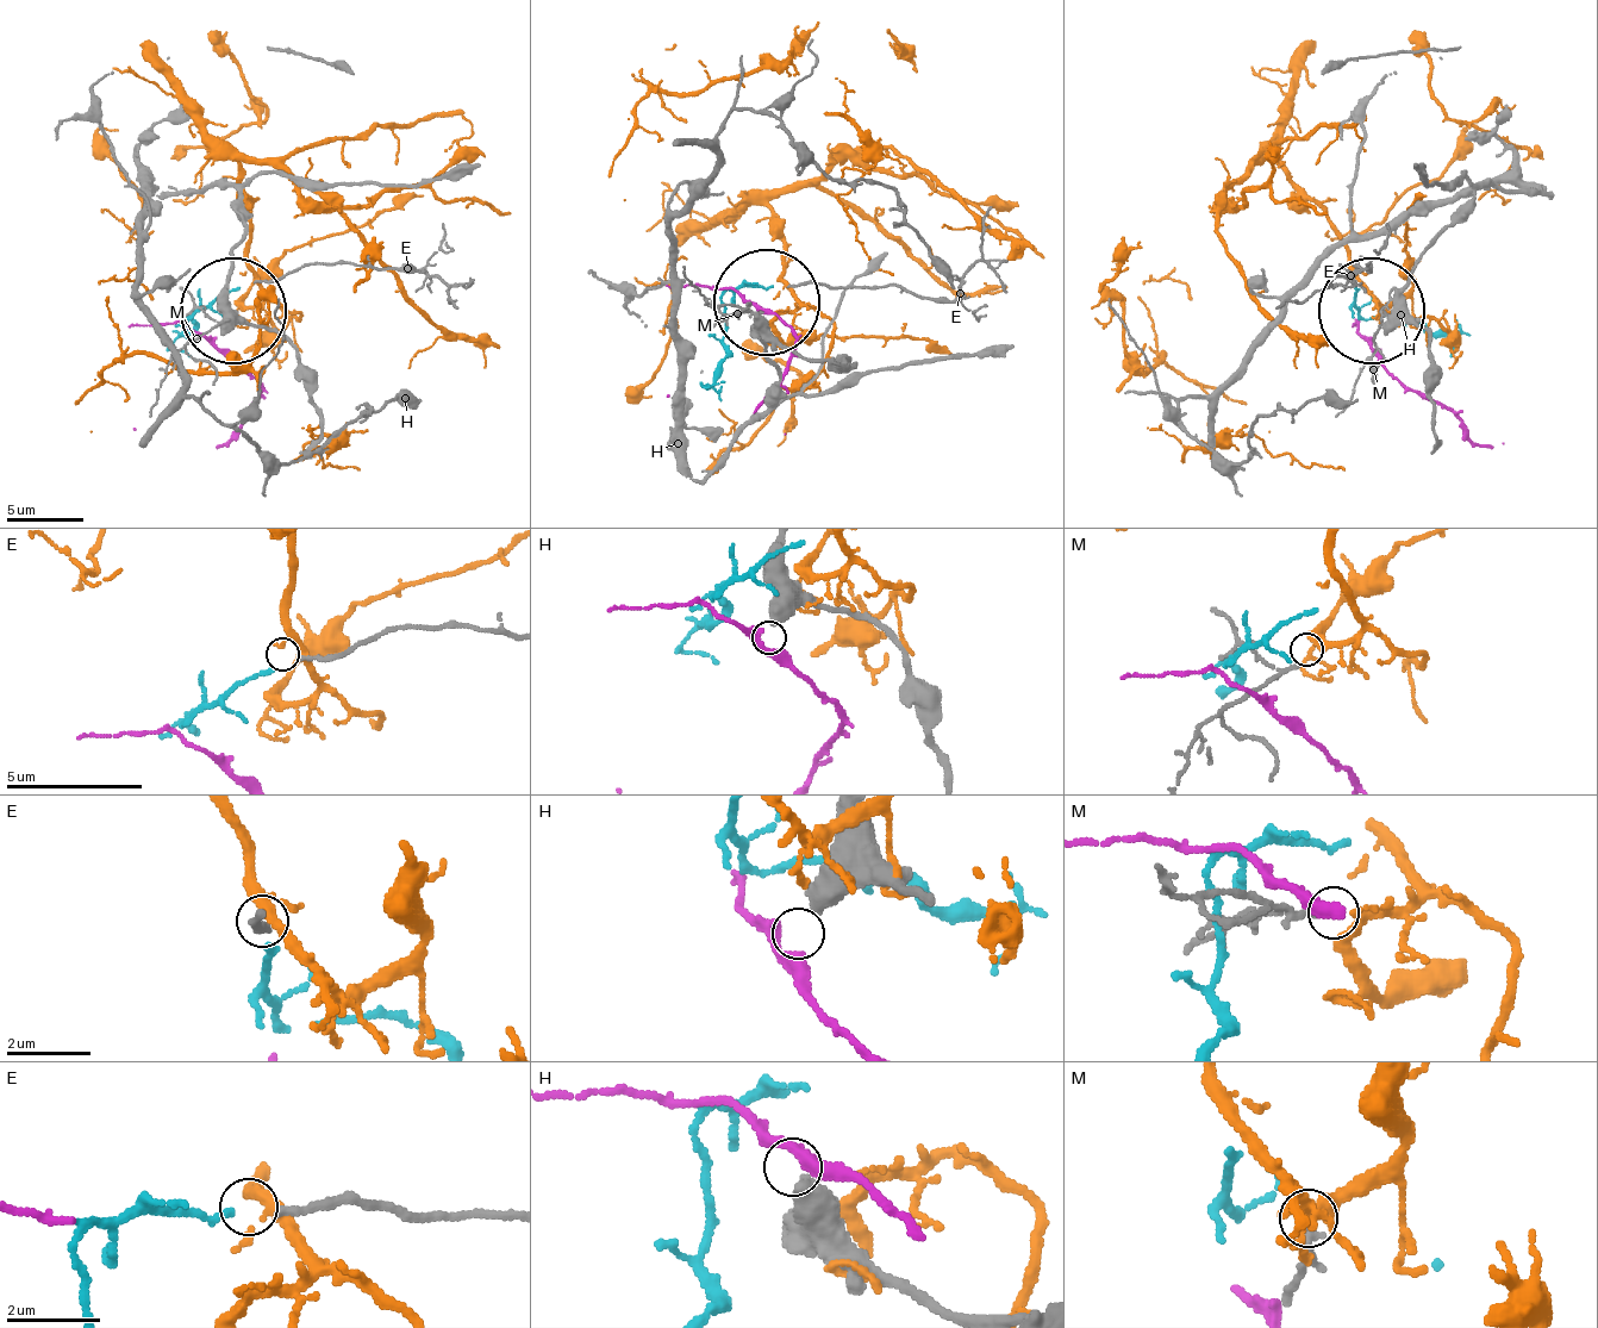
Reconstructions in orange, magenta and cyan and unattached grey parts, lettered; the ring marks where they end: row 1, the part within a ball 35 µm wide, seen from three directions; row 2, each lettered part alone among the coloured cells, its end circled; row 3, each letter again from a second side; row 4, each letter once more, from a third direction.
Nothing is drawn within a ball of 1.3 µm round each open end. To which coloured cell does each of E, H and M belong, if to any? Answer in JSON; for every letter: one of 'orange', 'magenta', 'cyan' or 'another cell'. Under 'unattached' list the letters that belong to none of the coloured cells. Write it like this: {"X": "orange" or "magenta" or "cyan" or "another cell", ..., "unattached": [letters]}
{"E": "cyan", "H": "another cell", "M": "orange", "unattached": ["H"]}

